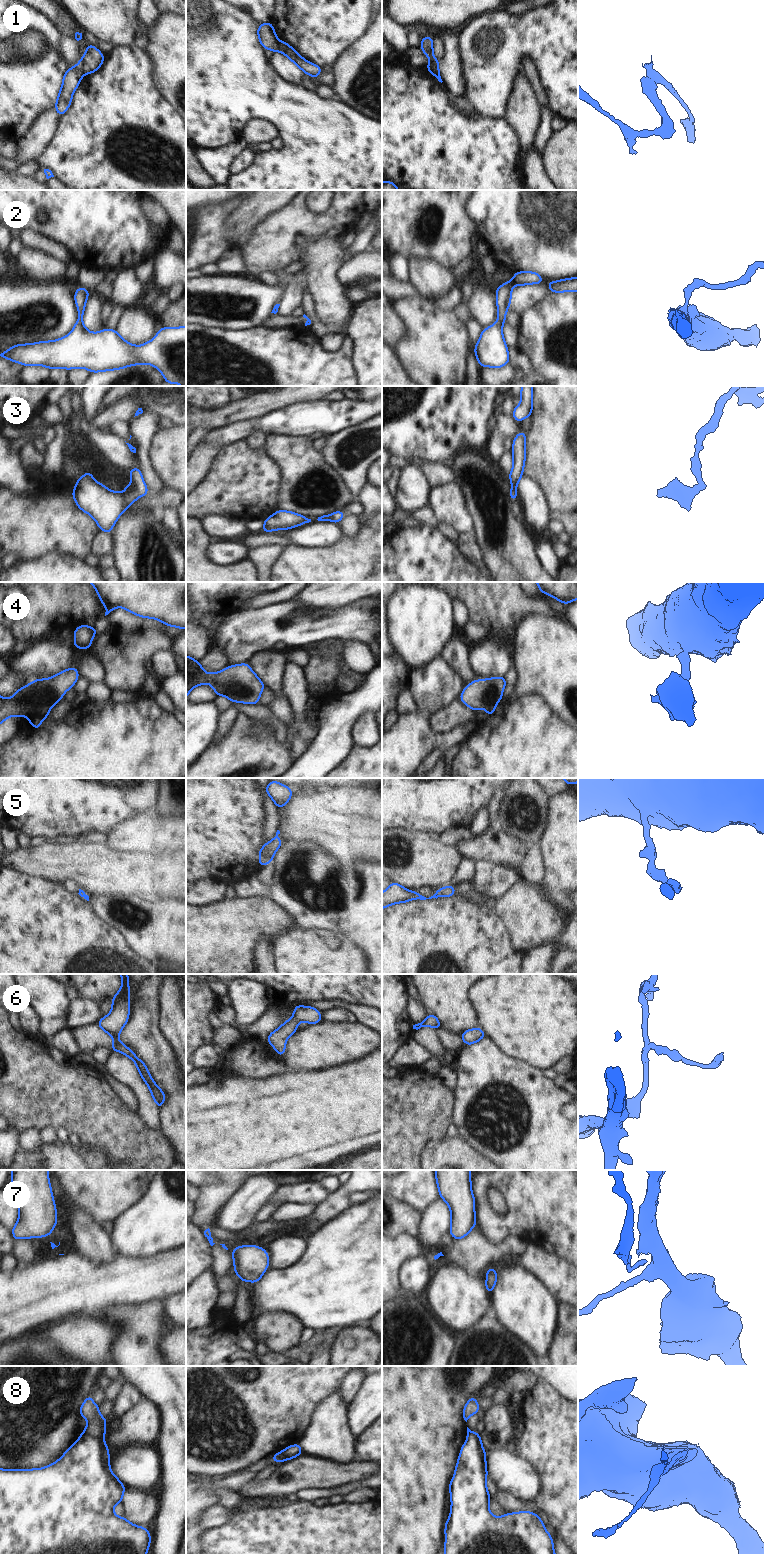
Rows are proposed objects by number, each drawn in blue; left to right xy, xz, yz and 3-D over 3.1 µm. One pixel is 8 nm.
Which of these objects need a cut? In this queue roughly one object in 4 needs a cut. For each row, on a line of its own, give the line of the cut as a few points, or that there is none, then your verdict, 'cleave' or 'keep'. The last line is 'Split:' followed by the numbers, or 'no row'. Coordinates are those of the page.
1: xy (77, 64), (83, 74) | cleave
2: no cut | keep
3: no cut | keep
4: no cut | keep
5: no cut | keep
6: no cut | keep
7: yz (461, 1237), (456, 1239) | cleave
8: xy (84, 1431), (102, 1439) | cleave
Split: 1, 7, 8

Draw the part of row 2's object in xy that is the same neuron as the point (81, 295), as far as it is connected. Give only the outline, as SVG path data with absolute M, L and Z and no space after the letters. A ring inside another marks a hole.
M83 286L74 293L78 321L70 334L54 341L14 345L0 357L24 366L85 368L91 373L149 364L162 373L165 382L186 386L186 326L160 327L152 340L140 346L125 341L117 330L89 332L82 321L89 295Z

